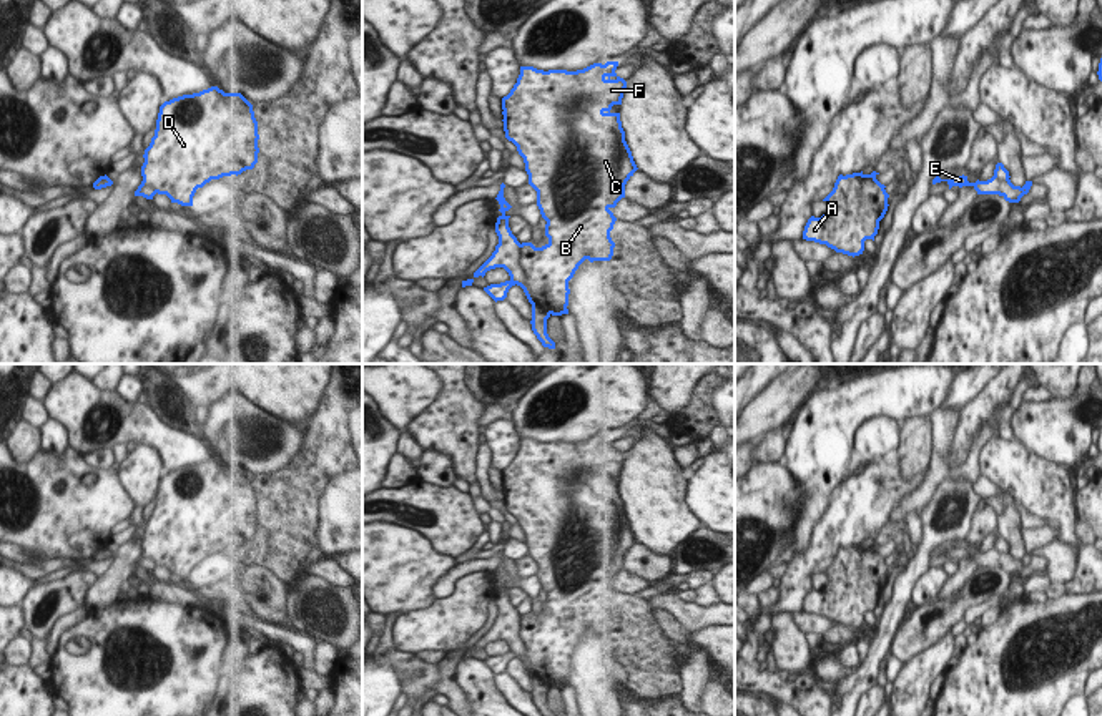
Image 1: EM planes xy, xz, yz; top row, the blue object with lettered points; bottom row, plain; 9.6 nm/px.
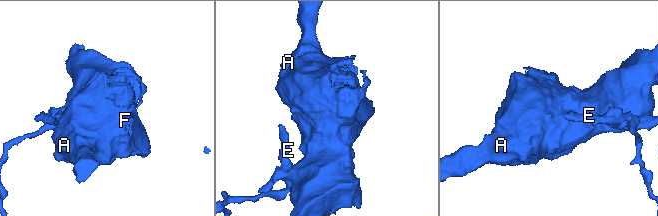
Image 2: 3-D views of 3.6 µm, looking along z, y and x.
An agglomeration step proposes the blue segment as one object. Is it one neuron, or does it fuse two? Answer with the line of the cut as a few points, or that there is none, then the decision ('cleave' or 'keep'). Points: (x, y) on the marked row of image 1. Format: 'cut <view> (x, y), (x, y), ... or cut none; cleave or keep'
cut xz (519, 245), (519, 266), (524, 274), (522, 288); cleave

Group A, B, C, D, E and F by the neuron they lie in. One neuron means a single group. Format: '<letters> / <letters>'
A B C D F / E

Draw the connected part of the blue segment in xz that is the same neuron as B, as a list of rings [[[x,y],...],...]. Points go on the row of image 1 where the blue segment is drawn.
[[[618,61],[593,63],[577,71],[544,71],[534,66],[520,66],[517,83],[502,98],[505,138],[517,146],[519,154],[524,158],[529,184],[537,191],[537,206],[547,221],[545,236],[549,243],[542,248],[522,243],[519,257],[525,274],[522,289],[529,302],[545,314],[568,314],[568,281],[585,259],[590,262],[610,261],[613,256],[615,243],[610,238],[610,231],[617,218],[610,209],[625,198],[625,184],[638,169],[625,141],[620,113],[610,111],[613,105],[622,105],[627,88],[627,81],[615,73],[617,66]]]

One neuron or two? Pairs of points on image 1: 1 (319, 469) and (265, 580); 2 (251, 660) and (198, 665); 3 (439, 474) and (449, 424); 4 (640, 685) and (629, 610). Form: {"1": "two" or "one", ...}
{"1": "two", "2": "two", "3": "two", "4": "one"}

